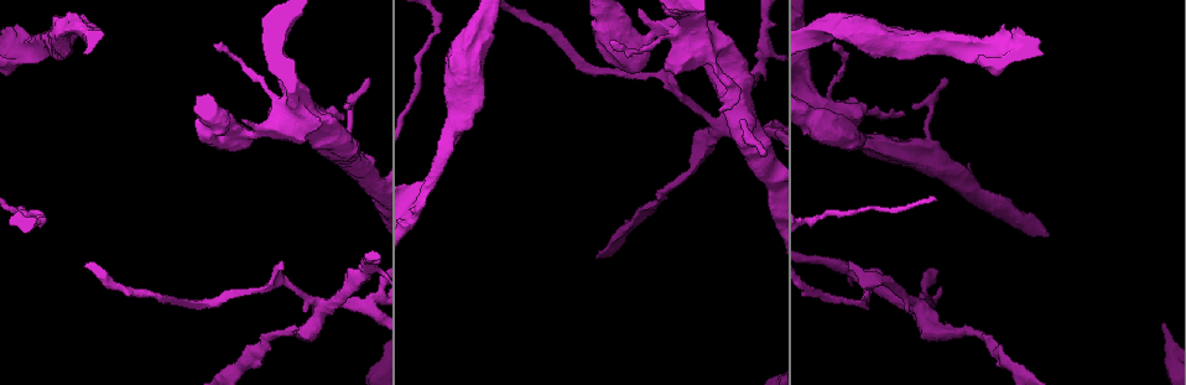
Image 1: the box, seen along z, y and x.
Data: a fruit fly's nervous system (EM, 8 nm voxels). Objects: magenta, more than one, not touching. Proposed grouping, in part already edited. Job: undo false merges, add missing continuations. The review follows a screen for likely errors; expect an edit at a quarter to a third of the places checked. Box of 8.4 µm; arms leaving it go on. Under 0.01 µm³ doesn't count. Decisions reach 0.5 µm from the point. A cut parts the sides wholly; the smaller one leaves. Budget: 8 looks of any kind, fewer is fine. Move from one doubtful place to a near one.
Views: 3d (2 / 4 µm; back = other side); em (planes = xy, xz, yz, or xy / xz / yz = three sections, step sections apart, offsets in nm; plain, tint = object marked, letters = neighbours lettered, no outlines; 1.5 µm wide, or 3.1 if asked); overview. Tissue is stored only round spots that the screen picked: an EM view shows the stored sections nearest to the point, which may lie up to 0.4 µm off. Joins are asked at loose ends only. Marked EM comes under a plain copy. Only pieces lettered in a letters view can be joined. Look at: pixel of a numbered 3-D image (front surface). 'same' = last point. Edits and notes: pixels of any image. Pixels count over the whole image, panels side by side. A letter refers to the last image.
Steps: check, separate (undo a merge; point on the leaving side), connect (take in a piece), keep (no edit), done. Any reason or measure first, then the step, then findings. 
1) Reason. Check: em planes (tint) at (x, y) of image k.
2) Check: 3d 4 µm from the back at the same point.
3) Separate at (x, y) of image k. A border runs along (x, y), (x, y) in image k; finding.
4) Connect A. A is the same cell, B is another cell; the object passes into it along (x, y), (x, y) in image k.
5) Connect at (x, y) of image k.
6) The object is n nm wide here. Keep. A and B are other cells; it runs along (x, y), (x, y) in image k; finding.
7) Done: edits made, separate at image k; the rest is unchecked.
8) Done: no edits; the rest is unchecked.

An open end. Check: 3d 4 µm at (835, 47) of image 1.

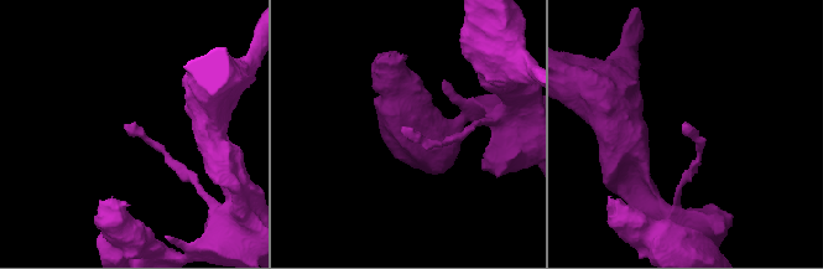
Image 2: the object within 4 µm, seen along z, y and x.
Check: em planes (letters) at (127, 128) of image 2.

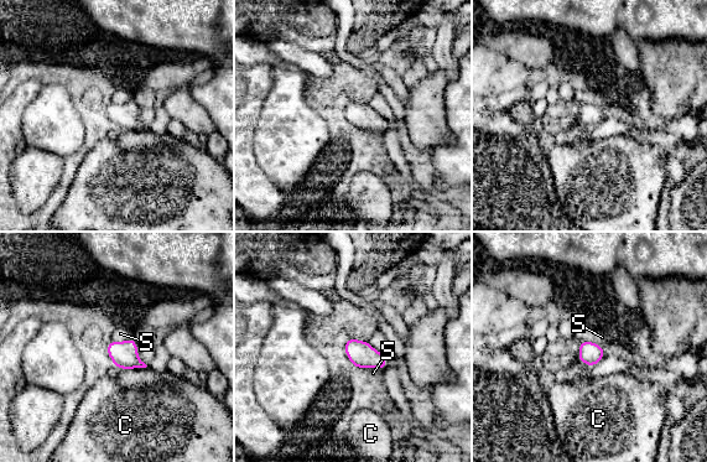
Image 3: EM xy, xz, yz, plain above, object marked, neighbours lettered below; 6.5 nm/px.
The object is 140 nm wide here; the longest contact is with C, 180 nm. Keep. C and S are other cells; none of them fits.

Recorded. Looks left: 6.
Stops while still wide. Check: em yz step 8 (letters) at (665, 70) of image 1.

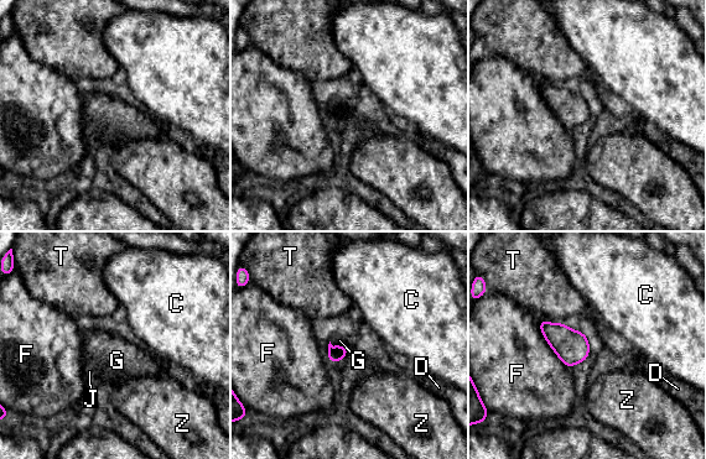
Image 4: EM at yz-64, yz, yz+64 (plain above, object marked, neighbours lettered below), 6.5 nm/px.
Keep. C, D, F, G, J, T and Z are other cells; none of them fits.

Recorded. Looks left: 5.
Free end. Check: em xy step 8 (letters) at (435, 174) of image 1.

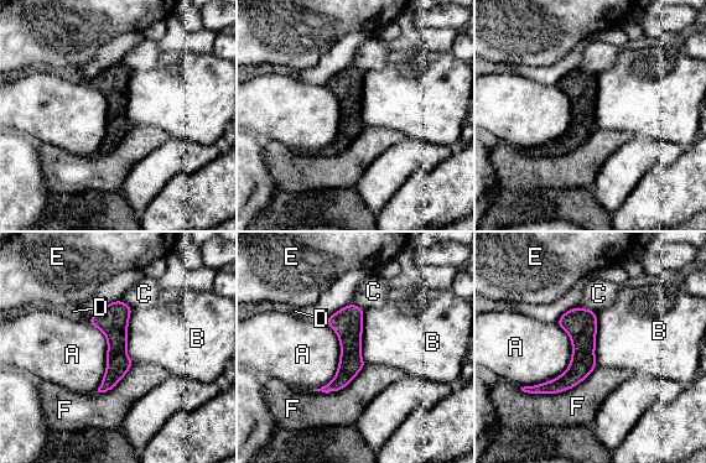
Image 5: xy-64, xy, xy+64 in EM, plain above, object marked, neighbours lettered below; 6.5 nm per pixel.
Check: em planes (letters) at the same point.

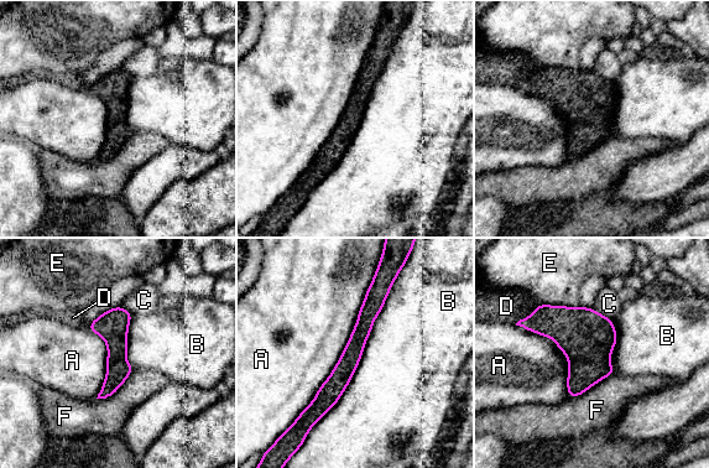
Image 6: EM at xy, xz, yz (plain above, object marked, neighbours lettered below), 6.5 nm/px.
The object is 130 nm wide here. Keep. A, B, C, D, E and F are other cells; a border runs along (381, 254), (348, 343), (306, 406) in image 6; none of them fits.

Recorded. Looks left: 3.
Done: no edits; the rest is unchecked.

